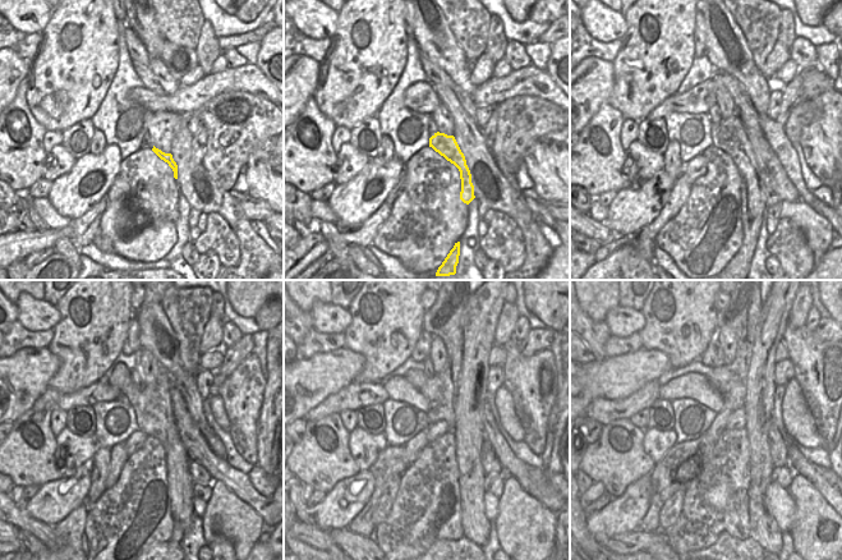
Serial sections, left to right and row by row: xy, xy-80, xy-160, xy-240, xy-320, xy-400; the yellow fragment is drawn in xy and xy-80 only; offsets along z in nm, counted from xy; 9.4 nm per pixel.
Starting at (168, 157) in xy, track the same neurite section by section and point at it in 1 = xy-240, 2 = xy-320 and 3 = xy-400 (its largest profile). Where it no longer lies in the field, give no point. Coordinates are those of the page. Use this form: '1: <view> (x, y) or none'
1: xy-240 (152, 405)
2: xy-320 (445, 318)
3: xy-400 (744, 312)

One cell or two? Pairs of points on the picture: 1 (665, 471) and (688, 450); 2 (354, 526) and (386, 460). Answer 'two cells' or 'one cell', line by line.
1: one cell
2: one cell

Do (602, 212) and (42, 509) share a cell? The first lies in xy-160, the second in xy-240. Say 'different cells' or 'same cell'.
different cells

